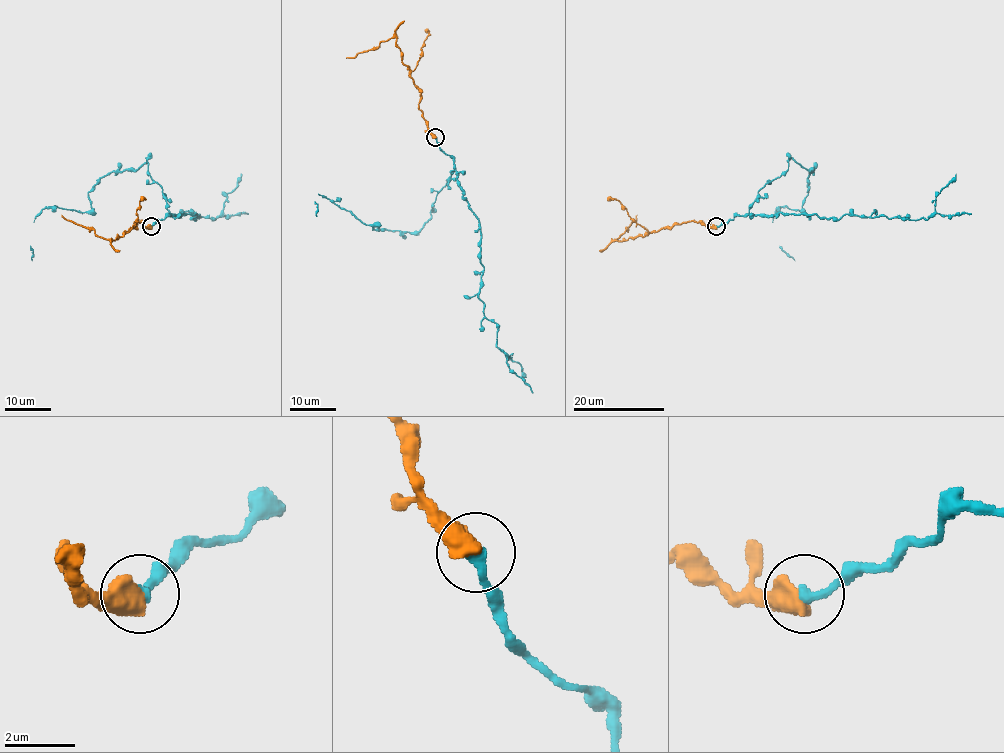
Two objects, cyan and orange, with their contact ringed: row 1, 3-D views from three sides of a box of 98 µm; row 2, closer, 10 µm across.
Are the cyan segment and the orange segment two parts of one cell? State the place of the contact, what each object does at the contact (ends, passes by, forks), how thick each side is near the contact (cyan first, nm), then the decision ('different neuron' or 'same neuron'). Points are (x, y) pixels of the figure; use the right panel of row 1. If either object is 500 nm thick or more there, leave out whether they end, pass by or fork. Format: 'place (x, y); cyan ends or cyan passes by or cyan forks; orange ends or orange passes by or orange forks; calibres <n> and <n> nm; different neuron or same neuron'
place (716, 226); calibres 360 and 600 nm; same neuron

